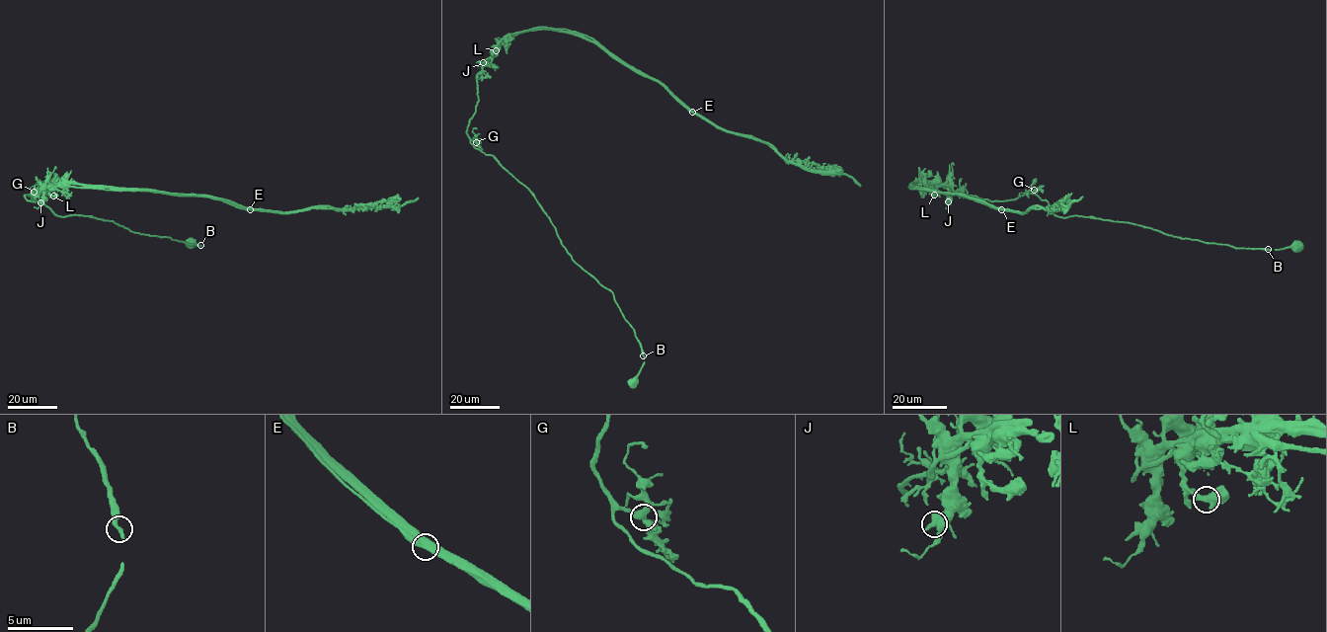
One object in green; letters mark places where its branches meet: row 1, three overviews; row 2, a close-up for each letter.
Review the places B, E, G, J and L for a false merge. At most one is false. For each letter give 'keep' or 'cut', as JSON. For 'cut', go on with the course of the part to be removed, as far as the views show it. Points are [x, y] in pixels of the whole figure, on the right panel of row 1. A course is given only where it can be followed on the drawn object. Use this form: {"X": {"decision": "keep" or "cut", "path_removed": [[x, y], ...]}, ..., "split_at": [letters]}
{"B": {"decision": "keep"}, "E": {"decision": "cut", "path_removed": [[1001, 209], [908, 187], [940, 184], [994, 200], [1034, 194], [1061, 217], [1128, 222], [1235, 247], [1301, 247]]}, "G": {"decision": "keep"}, "J": {"decision": "keep"}, "L": {"decision": "keep"}, "split_at": ["E"]}

